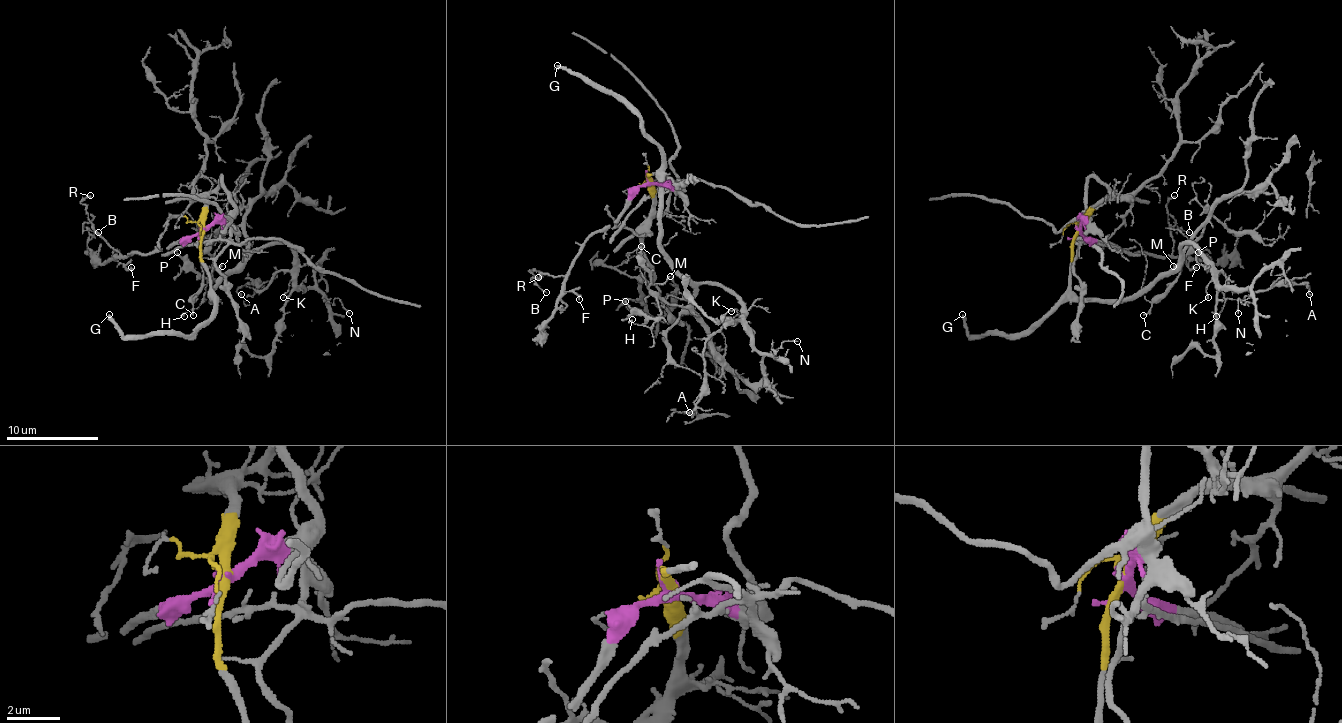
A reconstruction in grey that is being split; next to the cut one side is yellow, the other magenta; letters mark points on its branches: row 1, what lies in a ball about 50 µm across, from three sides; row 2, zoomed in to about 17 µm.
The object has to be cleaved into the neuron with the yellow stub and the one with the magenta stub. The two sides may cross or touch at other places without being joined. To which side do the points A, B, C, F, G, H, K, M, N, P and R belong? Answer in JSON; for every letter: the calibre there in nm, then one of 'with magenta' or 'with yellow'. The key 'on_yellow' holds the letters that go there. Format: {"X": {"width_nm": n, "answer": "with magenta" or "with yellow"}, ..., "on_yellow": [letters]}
{"A": {"width_nm": 110, "answer": "with yellow"}, "B": {"width_nm": 90, "answer": "with magenta"}, "C": {"width_nm": 150, "answer": "with yellow"}, "F": {"width_nm": 190, "answer": "with magenta"}, "G": {"width_nm": 240, "answer": "with yellow"}, "H": {"width_nm": 160, "answer": "with yellow"}, "K": {"width_nm": 110, "answer": "with yellow"}, "M": {"width_nm": 90, "answer": "with yellow"}, "N": {"width_nm": 120, "answer": "with yellow"}, "P": {"width_nm": 120, "answer": "with yellow"}, "R": {"width_nm": 140, "answer": "with magenta"}, "on_yellow": ["A", "C", "G", "H", "K", "M", "N", "P"]}

